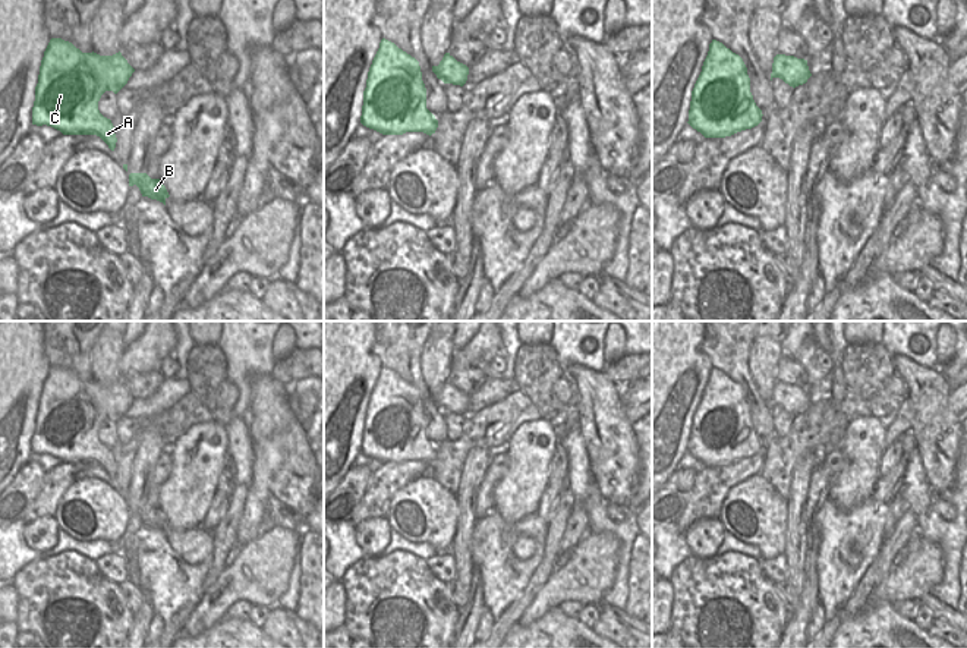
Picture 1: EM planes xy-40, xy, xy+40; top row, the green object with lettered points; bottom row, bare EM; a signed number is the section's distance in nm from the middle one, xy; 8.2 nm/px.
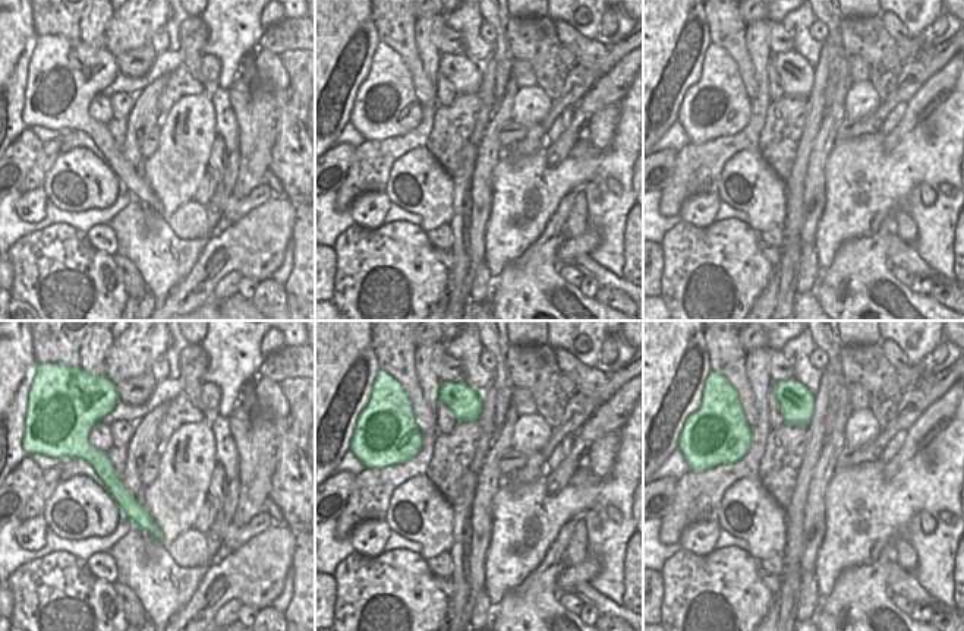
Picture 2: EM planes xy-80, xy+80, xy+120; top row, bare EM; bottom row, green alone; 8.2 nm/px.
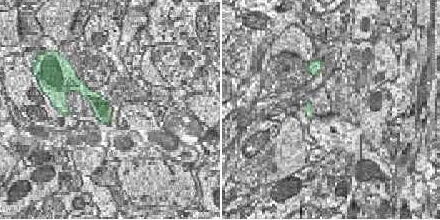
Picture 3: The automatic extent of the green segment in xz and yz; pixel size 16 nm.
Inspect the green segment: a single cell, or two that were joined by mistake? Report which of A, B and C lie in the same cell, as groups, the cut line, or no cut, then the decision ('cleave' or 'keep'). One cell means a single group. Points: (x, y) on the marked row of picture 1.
groups A B C; cut none; keep

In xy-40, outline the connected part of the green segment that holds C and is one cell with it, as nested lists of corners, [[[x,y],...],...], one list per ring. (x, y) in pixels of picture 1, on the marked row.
[[[51,38],[40,66],[32,125],[47,125],[63,135],[97,135],[114,151],[117,142],[114,126],[100,113],[98,101],[105,91],[117,94],[133,72],[135,69],[120,51],[113,56],[100,56],[94,51],[82,53],[69,41]]]

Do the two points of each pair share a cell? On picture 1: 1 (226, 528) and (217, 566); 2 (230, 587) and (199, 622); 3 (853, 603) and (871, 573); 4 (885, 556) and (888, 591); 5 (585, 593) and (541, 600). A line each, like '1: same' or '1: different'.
1: same
2: same
3: same
4: different
5: same

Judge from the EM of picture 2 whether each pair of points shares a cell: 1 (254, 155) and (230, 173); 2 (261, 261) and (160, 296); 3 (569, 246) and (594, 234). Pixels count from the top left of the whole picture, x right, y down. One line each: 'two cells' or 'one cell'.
1: two cells
2: two cells
3: one cell

